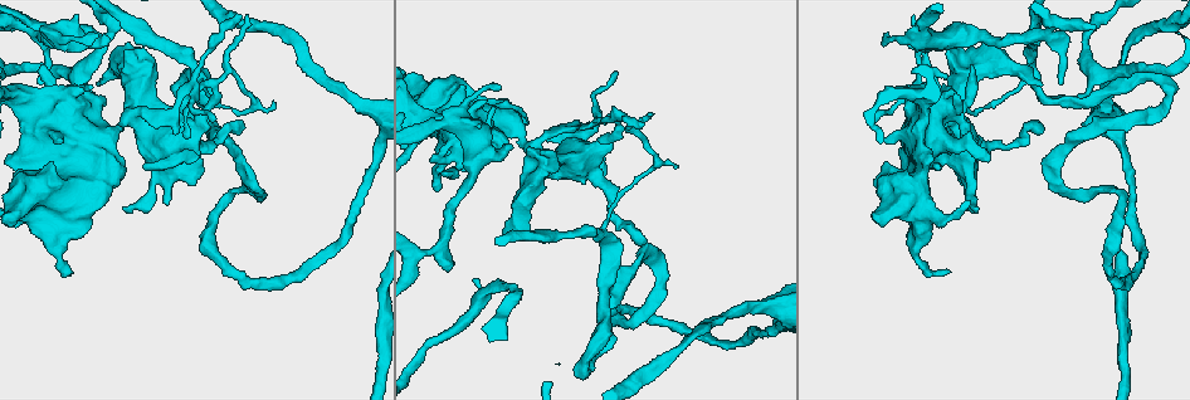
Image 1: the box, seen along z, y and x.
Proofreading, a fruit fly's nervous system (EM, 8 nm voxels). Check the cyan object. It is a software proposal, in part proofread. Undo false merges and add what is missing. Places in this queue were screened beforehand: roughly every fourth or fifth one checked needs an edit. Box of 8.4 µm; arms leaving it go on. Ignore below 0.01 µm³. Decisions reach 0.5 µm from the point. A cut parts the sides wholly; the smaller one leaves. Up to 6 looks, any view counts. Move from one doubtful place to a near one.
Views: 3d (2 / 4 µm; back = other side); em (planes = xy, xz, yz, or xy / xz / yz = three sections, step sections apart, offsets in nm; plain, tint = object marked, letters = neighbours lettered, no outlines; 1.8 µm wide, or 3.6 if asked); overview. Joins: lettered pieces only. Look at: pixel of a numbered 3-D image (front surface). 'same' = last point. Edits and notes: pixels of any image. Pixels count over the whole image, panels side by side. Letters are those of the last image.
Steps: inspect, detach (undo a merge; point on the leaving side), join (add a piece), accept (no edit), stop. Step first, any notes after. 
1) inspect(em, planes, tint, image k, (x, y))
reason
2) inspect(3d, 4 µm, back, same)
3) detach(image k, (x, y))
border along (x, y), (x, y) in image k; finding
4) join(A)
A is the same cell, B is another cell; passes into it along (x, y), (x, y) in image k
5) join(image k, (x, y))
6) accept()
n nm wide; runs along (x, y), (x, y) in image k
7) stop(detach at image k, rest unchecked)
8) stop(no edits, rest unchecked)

inspect(3d, 4 µm, image 1, (605, 234))
three arms meet

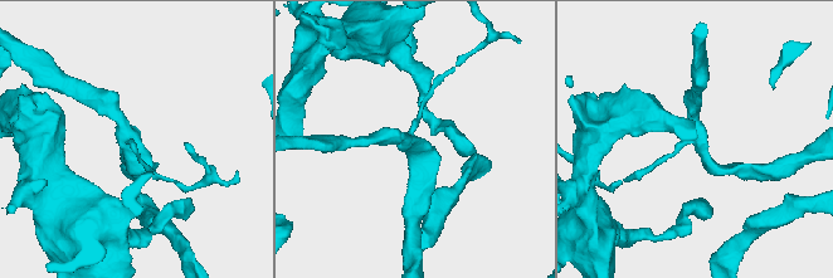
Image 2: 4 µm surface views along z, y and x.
inspect(em, planes, letters, image 2, (413, 140))
3 arms

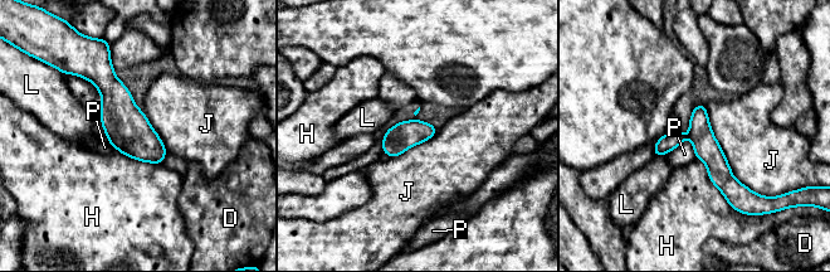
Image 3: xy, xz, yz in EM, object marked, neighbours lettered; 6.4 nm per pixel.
accept()
160 nm wide; J touches over 700 nm; D, H, J, L and P are other cells; continuous, no second neuron

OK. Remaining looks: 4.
inspect(em, xy, step 4, letters, image 1, (216, 89))
a narrow waist

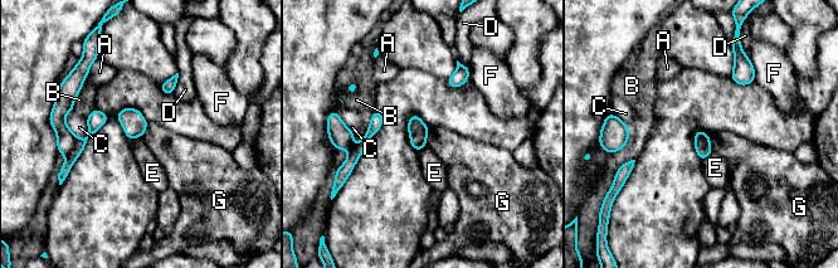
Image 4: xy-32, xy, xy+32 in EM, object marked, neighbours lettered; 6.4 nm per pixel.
inspect(em, planes, letters, same)

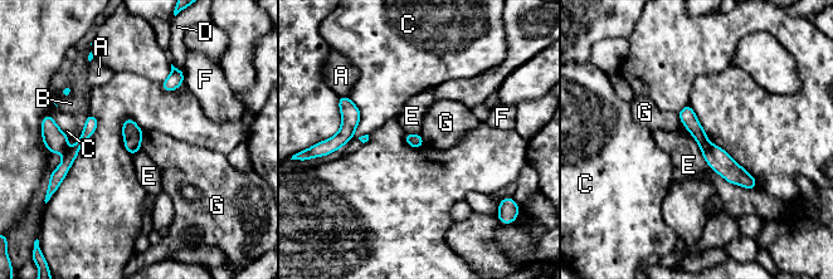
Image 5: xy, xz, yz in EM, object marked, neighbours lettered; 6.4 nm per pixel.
accept()
A, B, C, D, E, F and G are other cells; runs along (686, 109), (704, 143), (753, 185) in image 5; continuous, no second neuron

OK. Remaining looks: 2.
inspect(em, planes, letters, image 1, (132, 112))

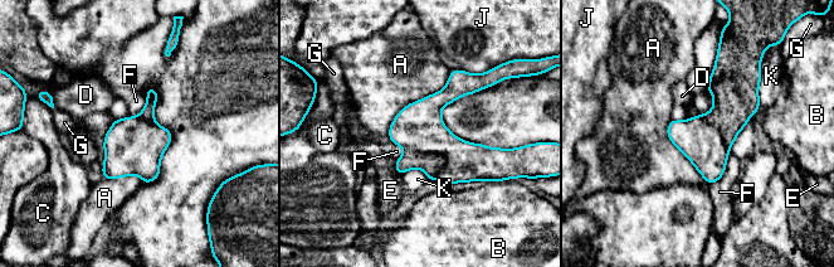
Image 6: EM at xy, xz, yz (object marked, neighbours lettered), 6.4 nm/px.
detach(image 6, (432, 164))
A, B, C, D, E, F, G, J and K are other cells; border along (405, 147), (438, 153), (438, 179) in image 6; a second neuron is stuck on

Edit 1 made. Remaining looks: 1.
stop(detach at image 6, rest unchecked)

